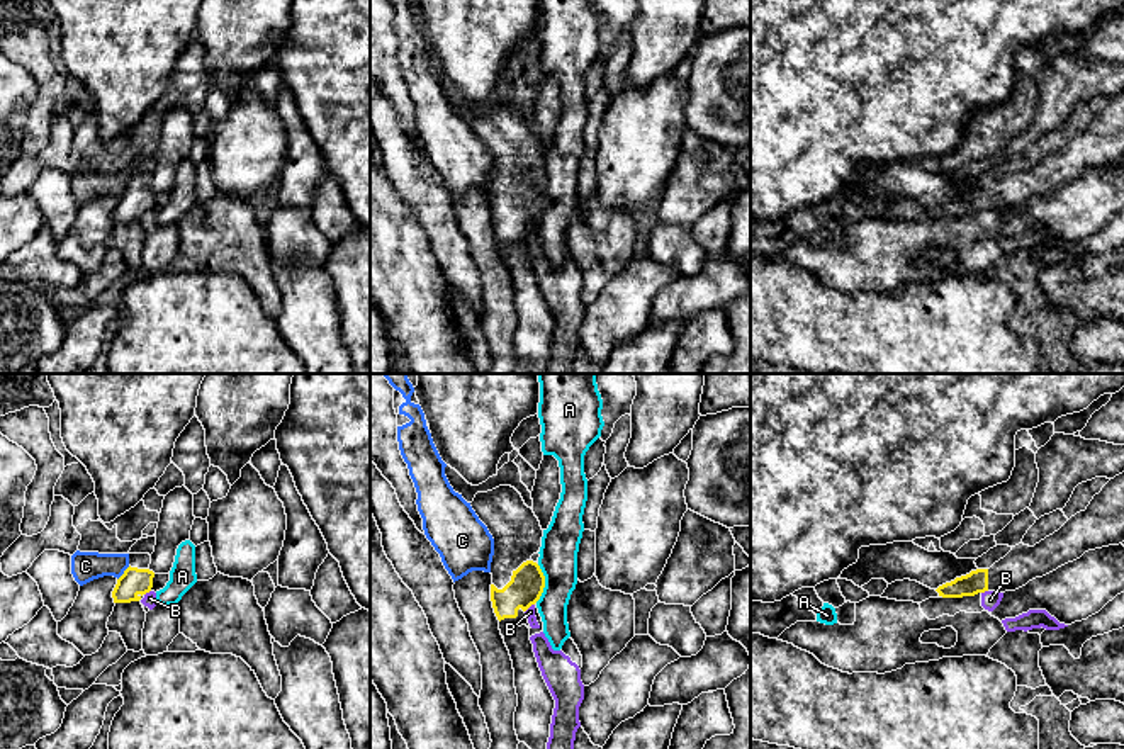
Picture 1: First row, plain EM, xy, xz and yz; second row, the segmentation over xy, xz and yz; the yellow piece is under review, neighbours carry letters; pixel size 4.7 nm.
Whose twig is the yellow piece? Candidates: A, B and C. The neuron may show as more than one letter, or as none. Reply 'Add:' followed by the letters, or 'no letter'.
Add: no letter

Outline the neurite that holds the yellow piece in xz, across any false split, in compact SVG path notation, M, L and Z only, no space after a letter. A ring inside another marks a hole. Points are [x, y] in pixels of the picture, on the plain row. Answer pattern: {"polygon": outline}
{"polygon": "M511 105L477 112L470 126L494 158L491 221L501 255L521 245L530 248L530 256L543 251L537 221L543 212L545 195L531 180L540 172L543 156L538 138ZM531 224L538 248L530 246L525 233Z"}

